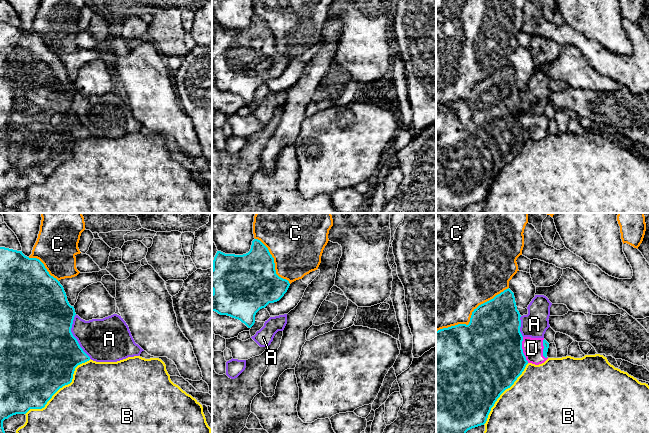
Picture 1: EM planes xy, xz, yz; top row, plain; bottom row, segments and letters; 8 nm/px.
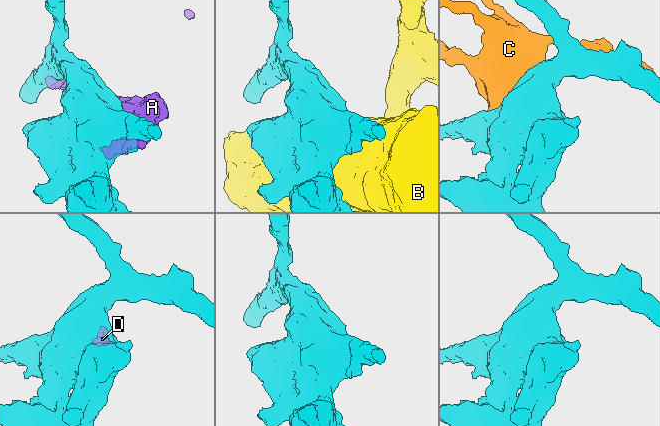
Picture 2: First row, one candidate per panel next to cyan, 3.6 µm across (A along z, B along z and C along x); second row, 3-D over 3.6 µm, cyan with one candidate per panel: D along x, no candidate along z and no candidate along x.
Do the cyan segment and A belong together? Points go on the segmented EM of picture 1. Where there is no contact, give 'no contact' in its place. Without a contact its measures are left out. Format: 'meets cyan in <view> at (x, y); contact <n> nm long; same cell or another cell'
meets cyan in xy at (73, 336); contact 380 nm long; another cell

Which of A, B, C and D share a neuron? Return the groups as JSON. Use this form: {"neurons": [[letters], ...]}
{"neurons": [["A"], ["B"], ["C"], ["D"]]}

